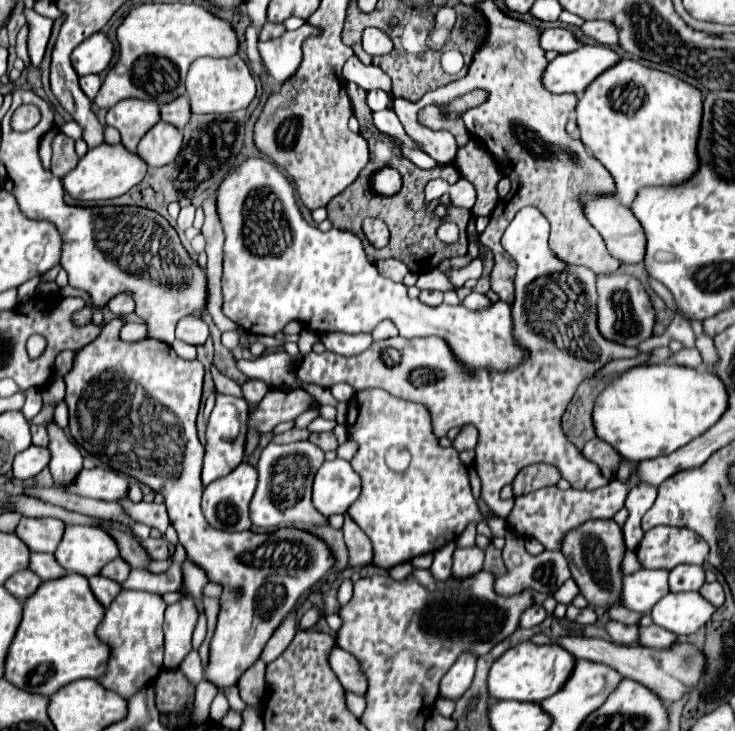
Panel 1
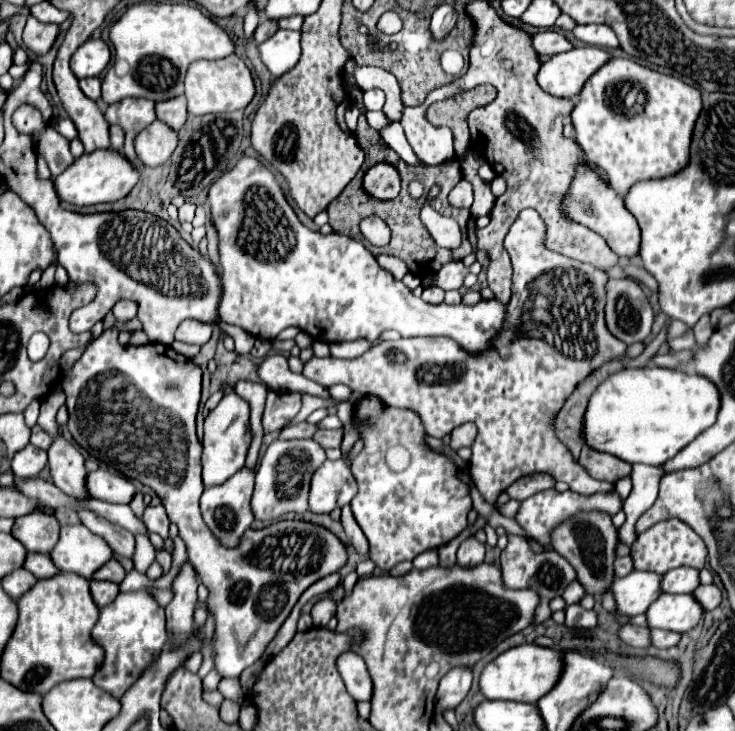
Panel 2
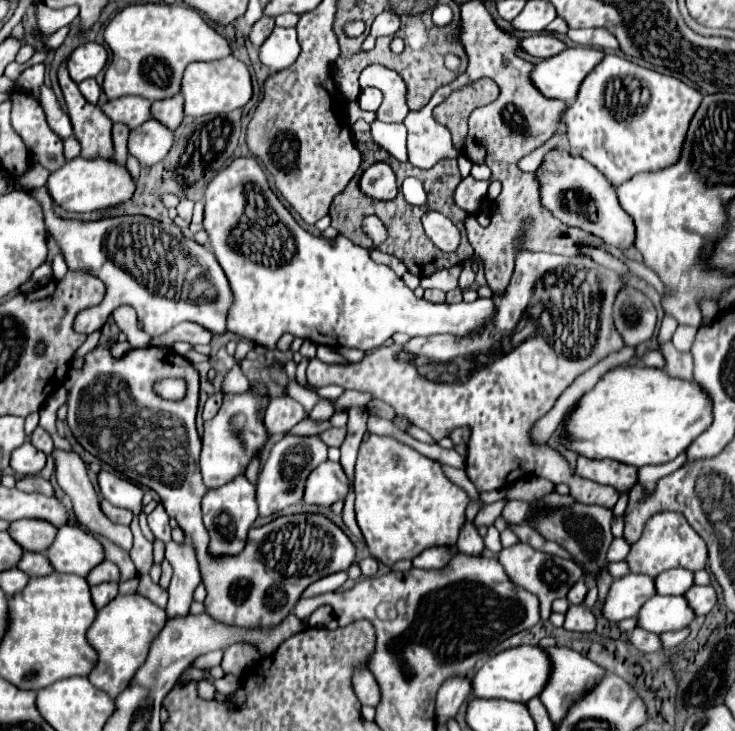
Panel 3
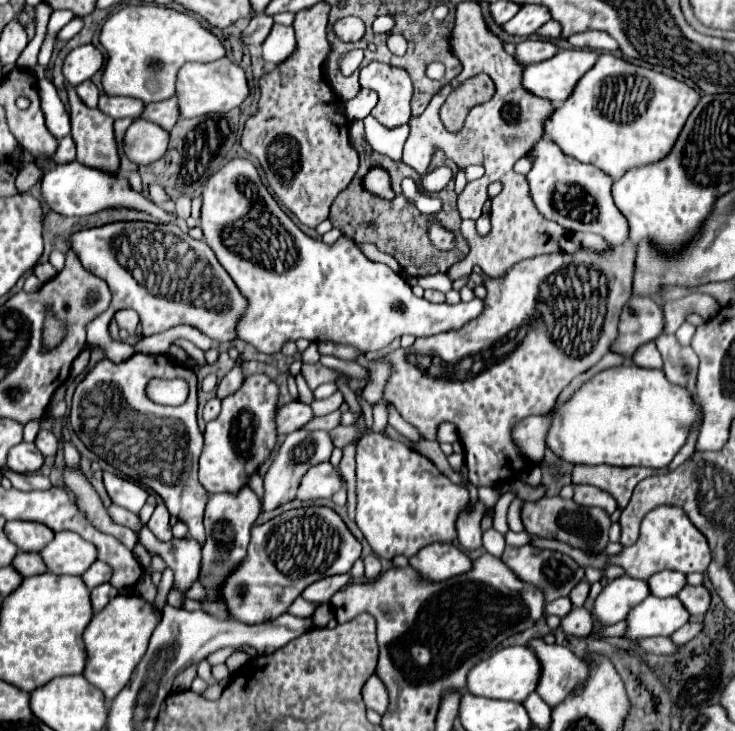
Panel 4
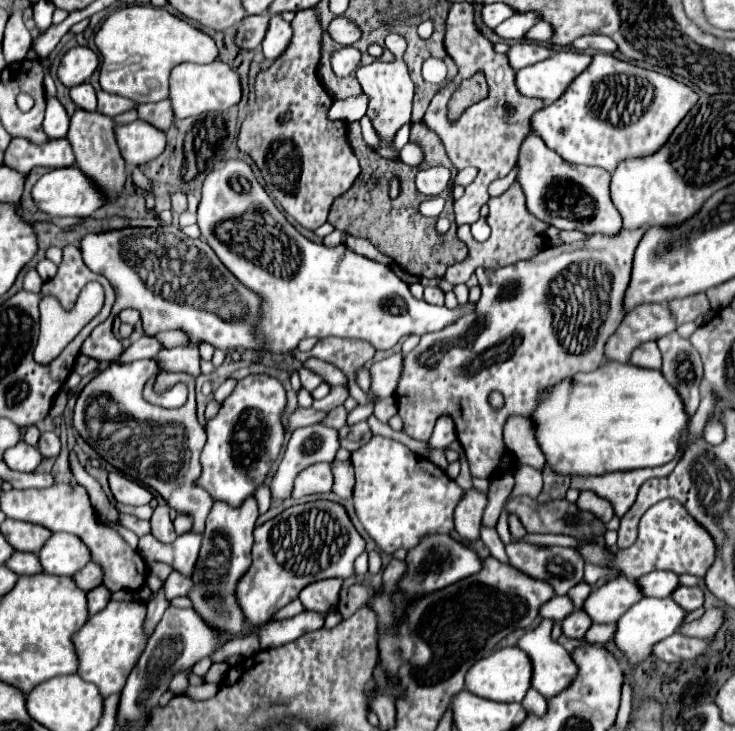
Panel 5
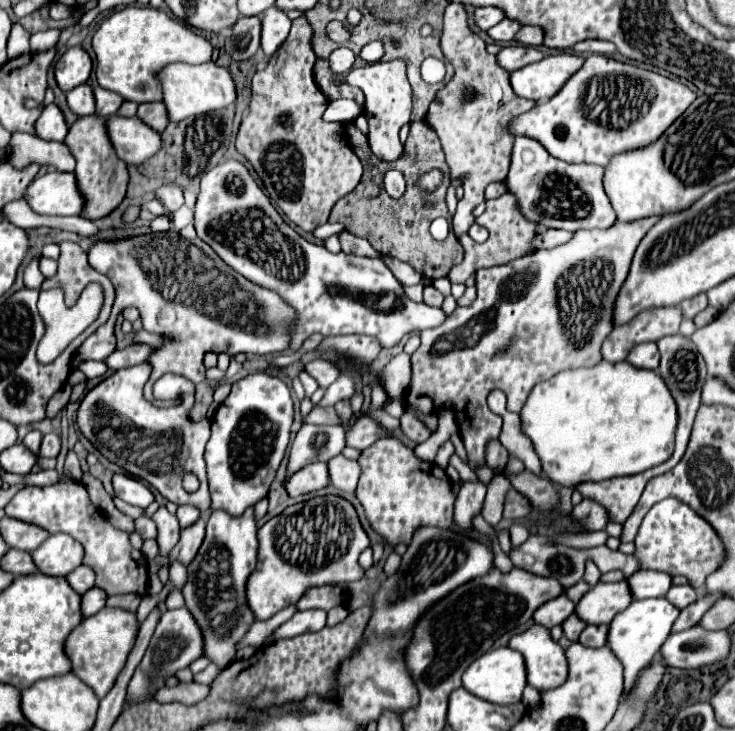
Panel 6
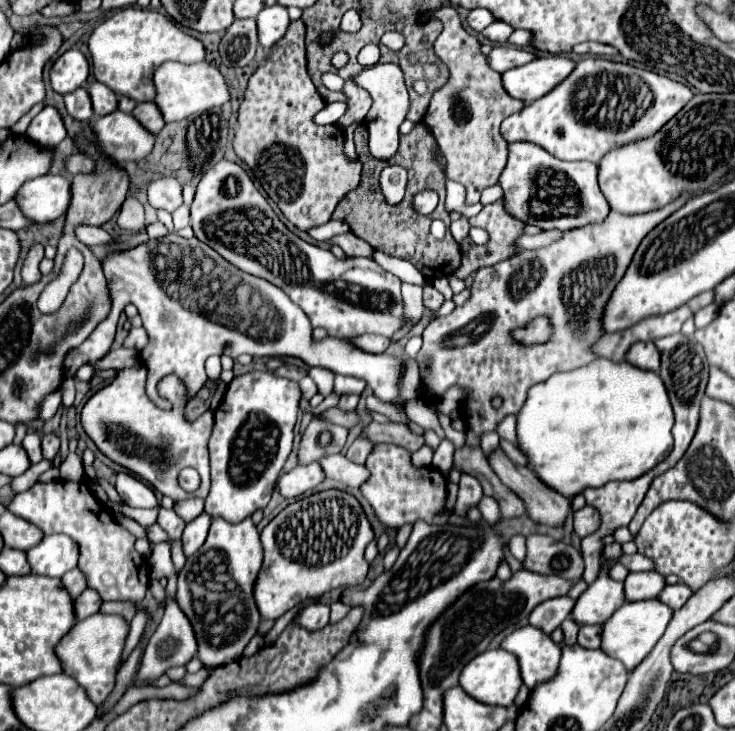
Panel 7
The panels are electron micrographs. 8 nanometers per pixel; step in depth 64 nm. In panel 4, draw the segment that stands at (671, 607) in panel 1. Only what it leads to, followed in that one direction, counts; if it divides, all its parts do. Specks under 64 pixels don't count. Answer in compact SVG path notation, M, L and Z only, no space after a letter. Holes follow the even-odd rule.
M648 596L630 612L626 636L632 642L644 636L670 636L672 632L682 628L688 620L690 614L676 596L672 598Z

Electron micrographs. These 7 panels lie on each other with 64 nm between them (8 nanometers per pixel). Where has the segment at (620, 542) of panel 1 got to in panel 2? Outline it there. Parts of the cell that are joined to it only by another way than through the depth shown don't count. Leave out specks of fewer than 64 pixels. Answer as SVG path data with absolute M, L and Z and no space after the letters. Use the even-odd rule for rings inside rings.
M602 512L580 514L576 516L576 520L568 520L568 524L556 528L556 532L552 532L552 542L554 550L558 550L558 554L562 554L576 570L576 578L584 586L586 594L602 596L604 592L612 590L612 584L616 580L614 560L618 546L618 530L614 528L610 516L604 516Z

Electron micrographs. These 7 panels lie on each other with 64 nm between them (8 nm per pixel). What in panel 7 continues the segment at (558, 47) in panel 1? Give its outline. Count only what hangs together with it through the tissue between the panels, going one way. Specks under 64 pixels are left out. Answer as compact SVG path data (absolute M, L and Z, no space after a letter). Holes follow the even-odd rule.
M502 44L502 46L494 46L494 50L488 54L488 62L492 64L492 68L496 72L506 72L510 68L518 68L522 64L528 64L536 58L536 54L532 50L524 50L524 48L516 48L512 44Z

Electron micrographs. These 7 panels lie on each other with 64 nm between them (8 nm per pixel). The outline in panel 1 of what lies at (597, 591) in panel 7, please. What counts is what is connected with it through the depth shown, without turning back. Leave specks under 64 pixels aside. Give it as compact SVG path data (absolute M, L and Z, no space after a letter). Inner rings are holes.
M640 568L638 572L624 576L622 604L634 612L650 612L668 592L668 570Z

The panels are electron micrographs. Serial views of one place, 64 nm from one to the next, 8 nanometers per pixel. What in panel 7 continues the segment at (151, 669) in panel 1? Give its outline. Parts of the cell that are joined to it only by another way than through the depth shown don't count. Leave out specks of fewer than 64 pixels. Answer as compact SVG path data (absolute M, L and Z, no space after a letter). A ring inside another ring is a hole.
M94 614L86 620L80 620L74 624L74 628L58 642L56 654L64 666L64 674L70 674L78 680L80 686L88 692L92 700L100 706L104 698L112 692L116 682L116 672L122 662L124 644L130 632L130 622L124 620L118 614Z

